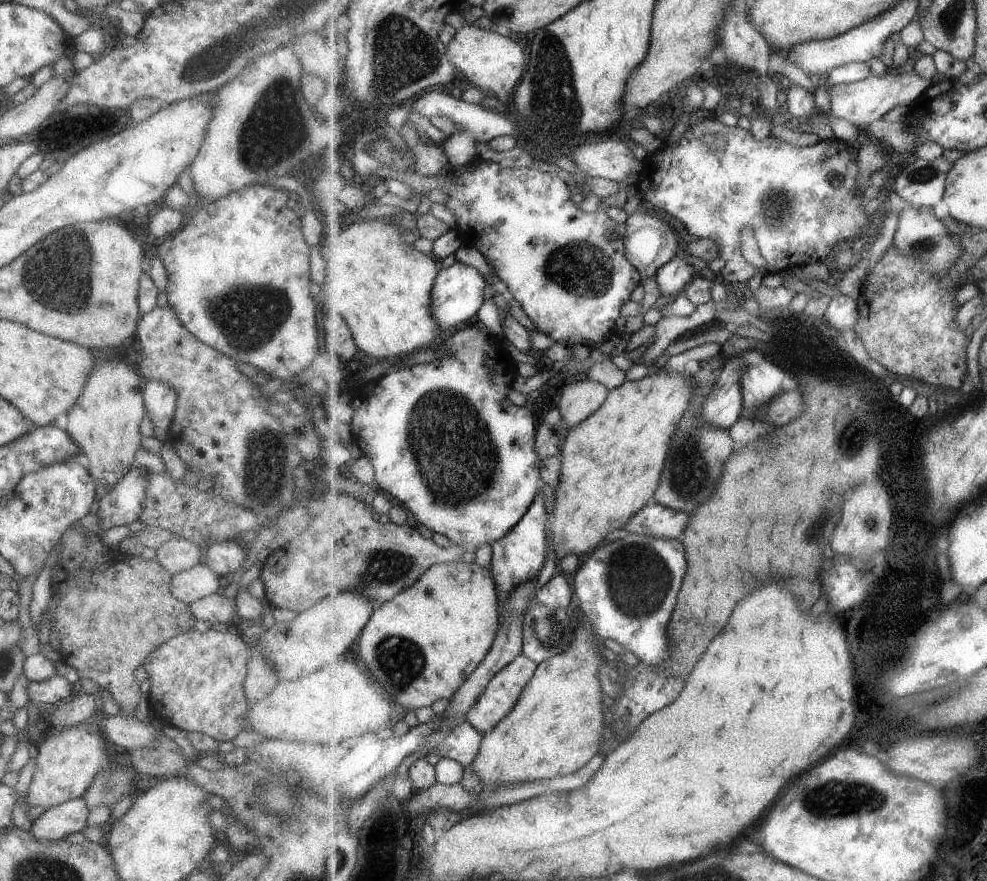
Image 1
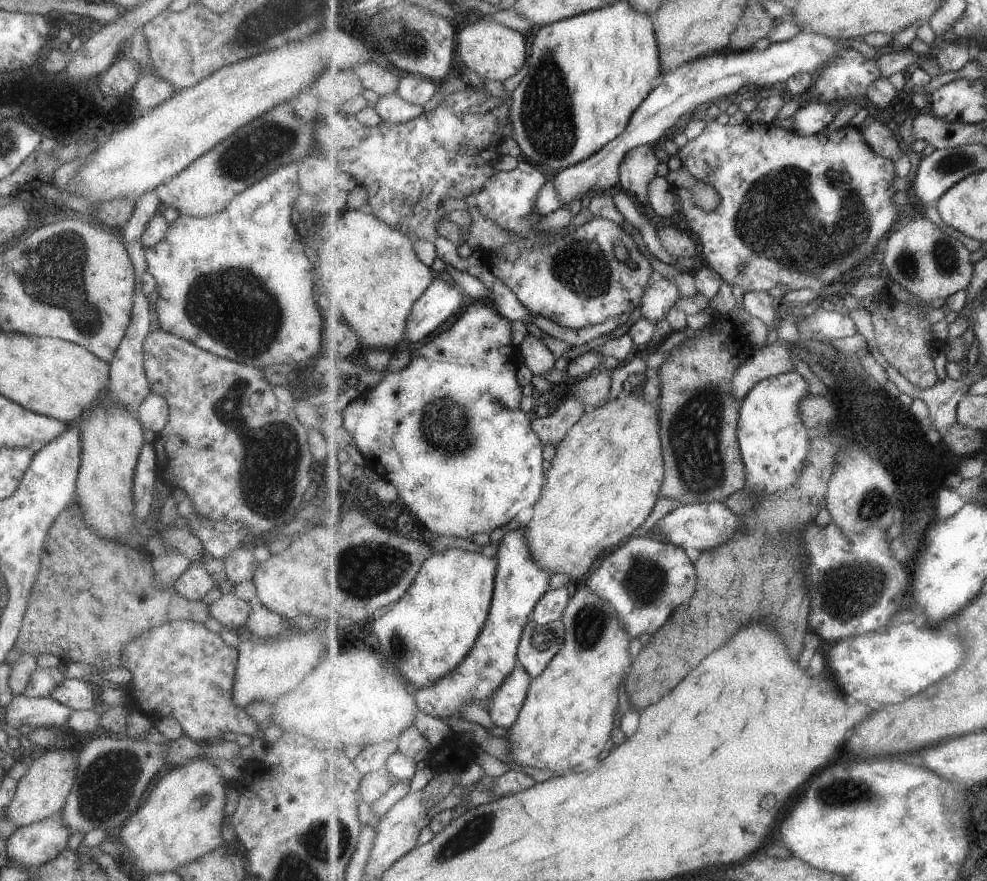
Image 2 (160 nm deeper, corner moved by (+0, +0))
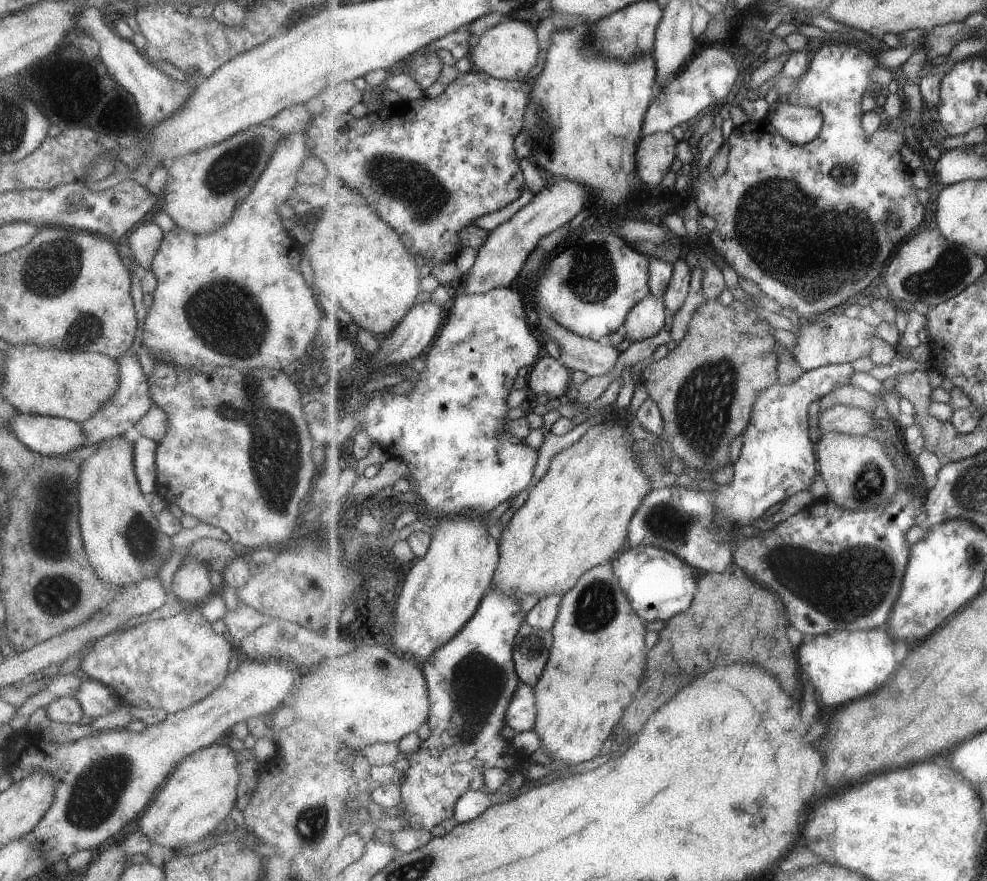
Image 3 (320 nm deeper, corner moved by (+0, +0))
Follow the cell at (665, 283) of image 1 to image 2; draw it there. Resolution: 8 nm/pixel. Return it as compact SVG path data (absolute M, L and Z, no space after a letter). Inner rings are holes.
M666 279L655 281L647 290L640 304L640 312L646 320L654 325L663 318L667 319L668 312L682 298L679 288Z

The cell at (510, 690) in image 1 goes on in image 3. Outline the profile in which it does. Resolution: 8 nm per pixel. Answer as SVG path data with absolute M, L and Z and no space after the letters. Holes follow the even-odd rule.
M521 682L508 708L506 721L515 732L536 730L538 706L536 690Z

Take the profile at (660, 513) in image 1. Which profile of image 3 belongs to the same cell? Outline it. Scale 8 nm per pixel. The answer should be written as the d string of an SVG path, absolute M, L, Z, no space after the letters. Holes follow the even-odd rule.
M899 490L891 498L891 502L880 504L868 509L849 510L844 506L839 506L836 502L829 500L814 500L804 509L791 515L781 524L770 531L763 531L755 538L745 538L745 536L735 534L732 541L732 549L734 552L735 566L741 567L747 576L754 583L759 583L762 587L777 593L784 605L786 606L786 614L792 626L799 630L802 634L811 634L816 637L819 635L829 634L833 631L862 631L873 630L887 624L889 617L892 616L893 607L900 598L901 589L904 584L904 576L909 562L912 544L907 542L907 532L916 525L915 516L919 513L917 506L917 494L913 490Z

